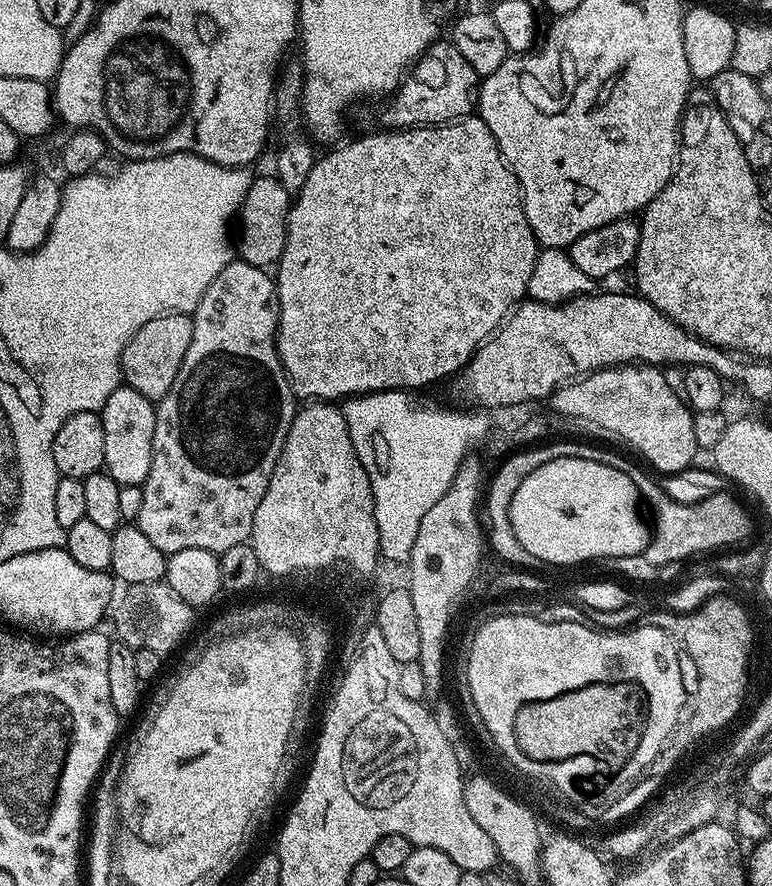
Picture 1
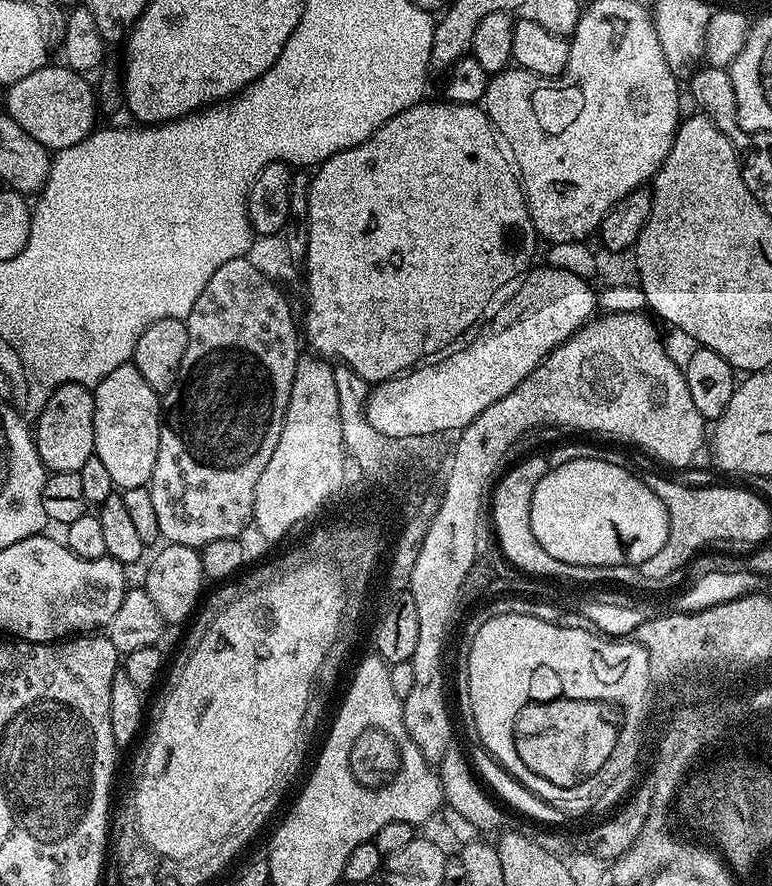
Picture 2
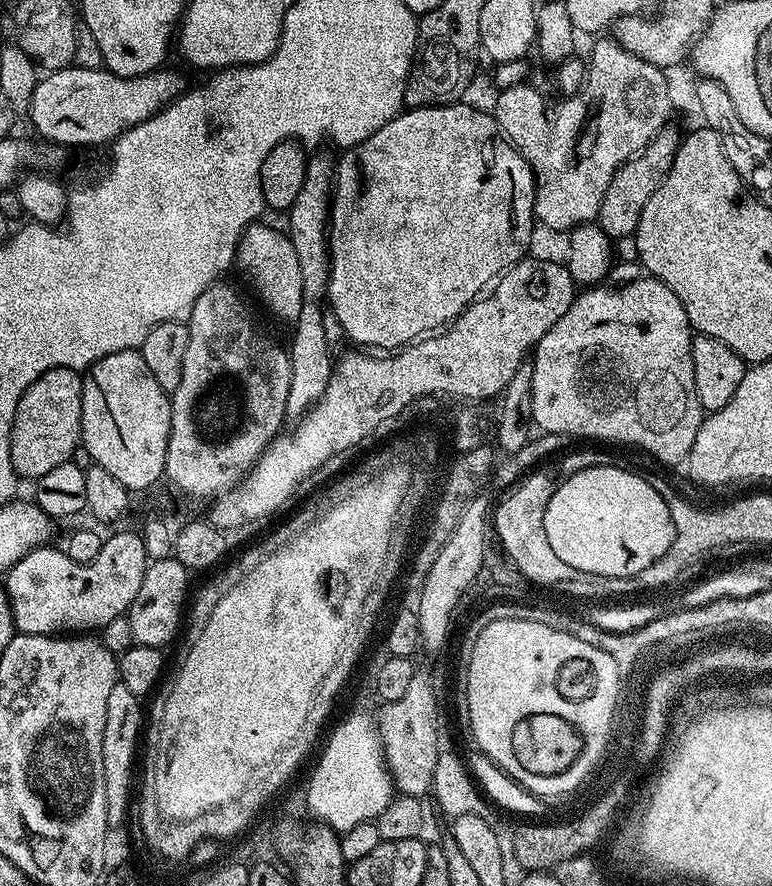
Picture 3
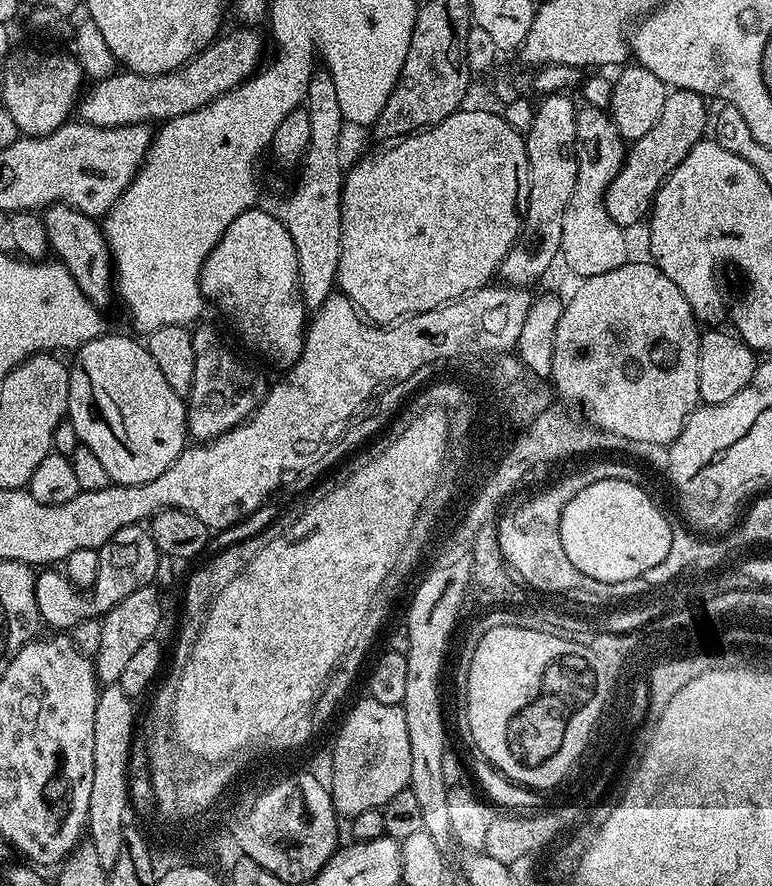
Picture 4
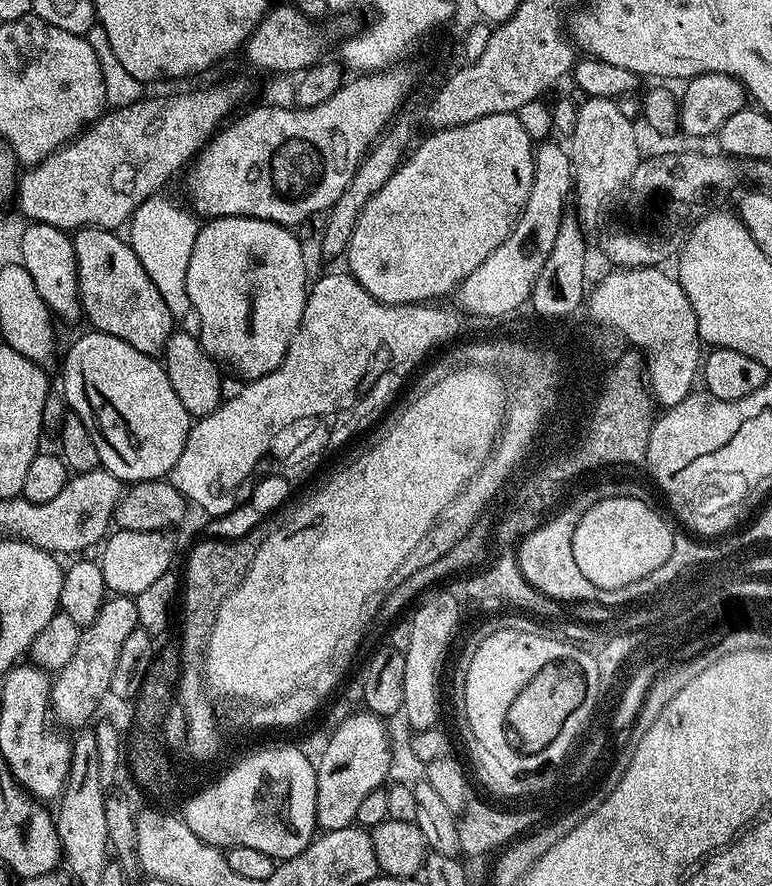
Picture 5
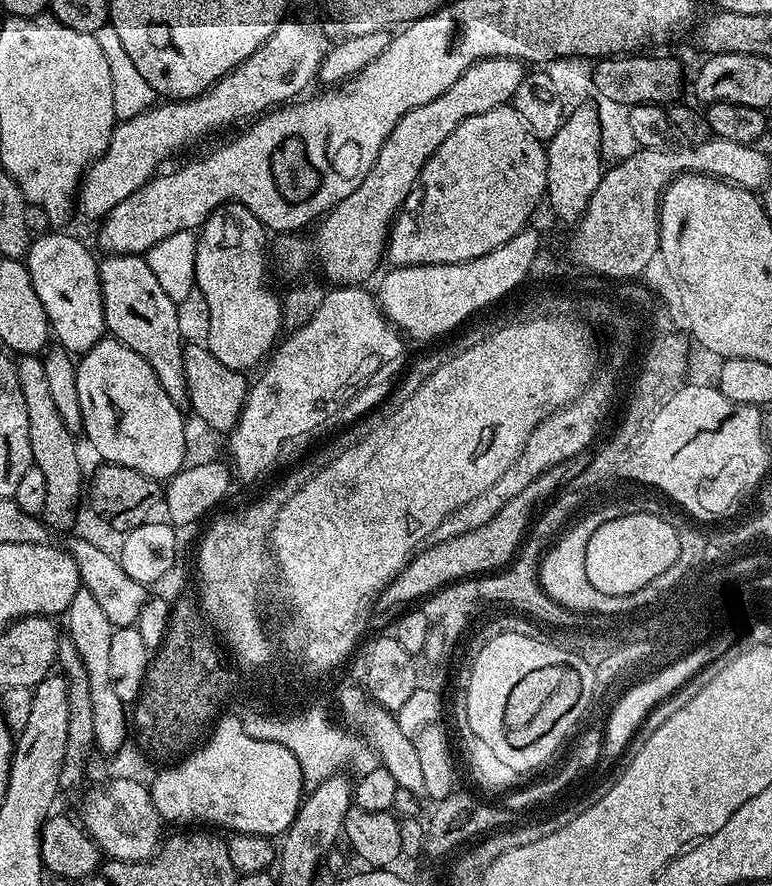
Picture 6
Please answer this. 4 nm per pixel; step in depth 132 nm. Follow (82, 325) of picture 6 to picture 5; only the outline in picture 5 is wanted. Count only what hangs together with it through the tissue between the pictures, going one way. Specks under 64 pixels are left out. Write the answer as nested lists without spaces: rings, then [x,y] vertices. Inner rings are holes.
[[[29,223],[22,237],[21,264],[30,272],[42,301],[49,308],[51,315],[64,320],[80,320],[80,291],[78,290],[78,266],[72,245],[72,236],[65,229],[49,224]]]

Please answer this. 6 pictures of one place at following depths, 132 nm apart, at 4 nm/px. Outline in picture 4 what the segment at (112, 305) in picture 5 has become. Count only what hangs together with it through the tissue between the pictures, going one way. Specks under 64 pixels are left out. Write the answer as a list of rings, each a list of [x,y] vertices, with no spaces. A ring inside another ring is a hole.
[[[51,204],[43,209],[42,219],[46,226],[48,247],[57,252],[59,263],[78,282],[78,290],[86,294],[91,304],[104,306],[114,296],[114,265],[112,251],[108,240],[104,237],[104,229],[93,217],[82,214],[65,204]]]

